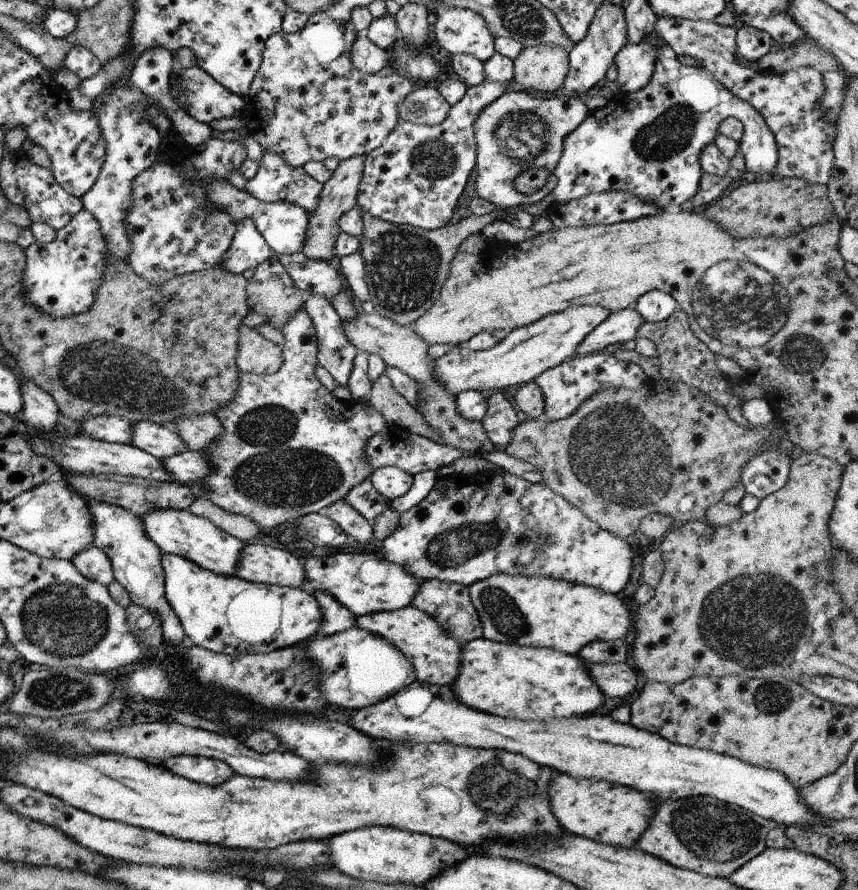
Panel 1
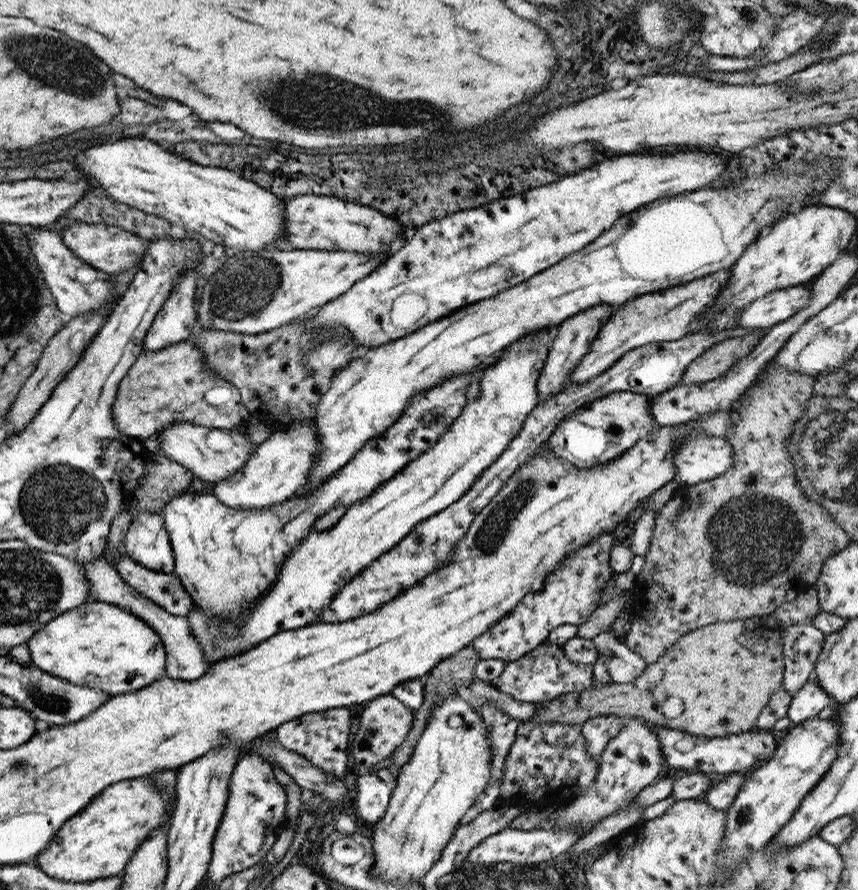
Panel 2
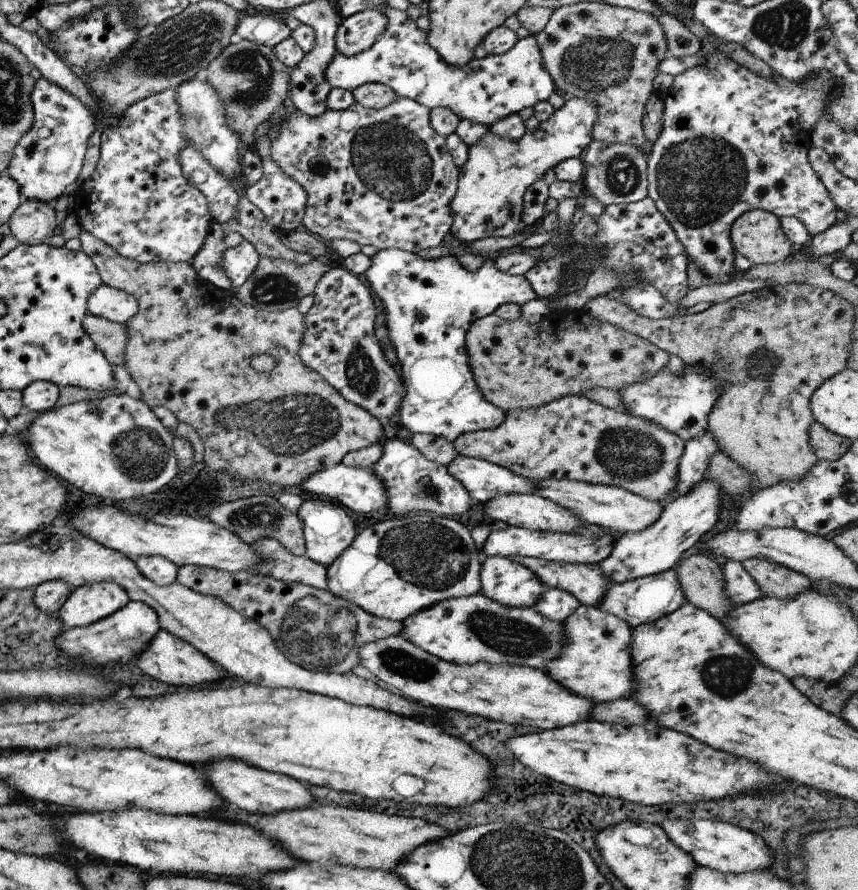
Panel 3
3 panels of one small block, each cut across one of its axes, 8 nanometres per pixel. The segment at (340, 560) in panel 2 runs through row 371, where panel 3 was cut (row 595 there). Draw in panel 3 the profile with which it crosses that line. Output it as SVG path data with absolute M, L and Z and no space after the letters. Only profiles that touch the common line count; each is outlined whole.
M501 556L487 557L480 564L479 588L483 596L487 596L489 600L494 600L497 604L509 608L532 607L546 589L528 568L511 562L509 557Z

